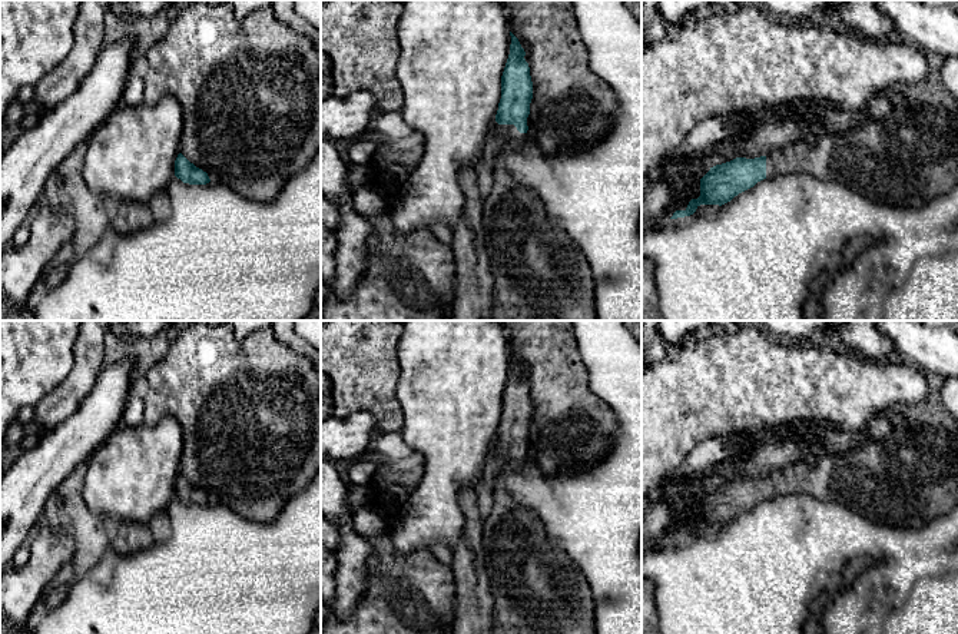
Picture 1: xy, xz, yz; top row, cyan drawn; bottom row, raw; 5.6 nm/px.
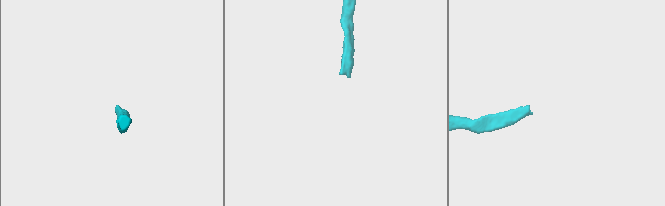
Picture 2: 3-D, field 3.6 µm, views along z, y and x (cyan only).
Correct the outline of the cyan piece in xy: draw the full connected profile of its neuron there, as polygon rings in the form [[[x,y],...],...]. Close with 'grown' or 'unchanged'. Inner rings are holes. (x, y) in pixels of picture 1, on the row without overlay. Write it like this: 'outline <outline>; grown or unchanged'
outline [[[182,474],[175,481],[175,497],[189,505],[206,505],[211,502],[208,494],[190,484]]]; unchanged

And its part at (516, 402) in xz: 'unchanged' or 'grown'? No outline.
grown

